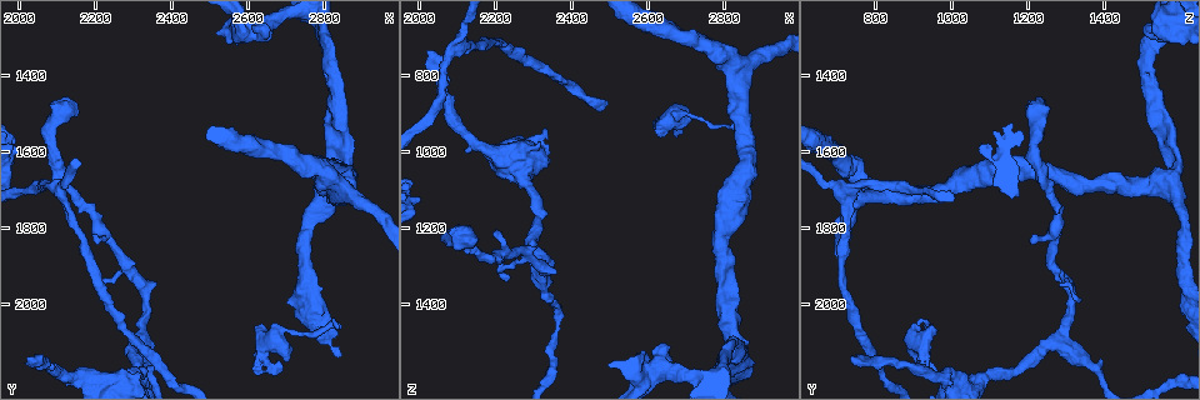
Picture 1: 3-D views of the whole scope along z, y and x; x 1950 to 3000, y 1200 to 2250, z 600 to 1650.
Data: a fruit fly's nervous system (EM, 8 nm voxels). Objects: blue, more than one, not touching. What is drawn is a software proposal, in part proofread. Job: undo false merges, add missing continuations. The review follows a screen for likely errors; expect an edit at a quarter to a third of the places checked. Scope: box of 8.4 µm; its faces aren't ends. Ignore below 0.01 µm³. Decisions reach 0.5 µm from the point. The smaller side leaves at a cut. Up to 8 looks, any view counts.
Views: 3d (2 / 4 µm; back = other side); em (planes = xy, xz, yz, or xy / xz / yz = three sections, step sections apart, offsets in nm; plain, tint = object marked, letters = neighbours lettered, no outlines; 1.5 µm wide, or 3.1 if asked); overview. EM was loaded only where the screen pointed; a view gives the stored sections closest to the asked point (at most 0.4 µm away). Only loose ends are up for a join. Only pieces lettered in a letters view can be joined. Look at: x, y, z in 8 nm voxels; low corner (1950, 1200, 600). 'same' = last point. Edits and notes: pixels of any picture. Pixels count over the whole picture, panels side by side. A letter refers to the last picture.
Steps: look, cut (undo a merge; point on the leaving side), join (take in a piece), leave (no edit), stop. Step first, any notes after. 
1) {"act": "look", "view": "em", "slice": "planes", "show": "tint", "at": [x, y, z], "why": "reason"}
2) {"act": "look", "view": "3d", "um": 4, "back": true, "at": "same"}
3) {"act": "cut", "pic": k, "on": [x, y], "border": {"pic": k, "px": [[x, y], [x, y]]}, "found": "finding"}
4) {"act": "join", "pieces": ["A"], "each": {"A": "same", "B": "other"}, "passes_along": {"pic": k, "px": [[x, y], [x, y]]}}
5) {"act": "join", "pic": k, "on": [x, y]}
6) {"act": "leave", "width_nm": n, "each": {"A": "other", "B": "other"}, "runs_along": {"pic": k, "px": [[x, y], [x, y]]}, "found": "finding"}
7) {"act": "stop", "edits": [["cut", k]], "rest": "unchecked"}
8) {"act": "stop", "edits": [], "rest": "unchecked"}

{"act": "look", "view": "em", "slice": "planes", "show": "plain", "at": [2025, 2140, 735], "why": "branch stops here"}

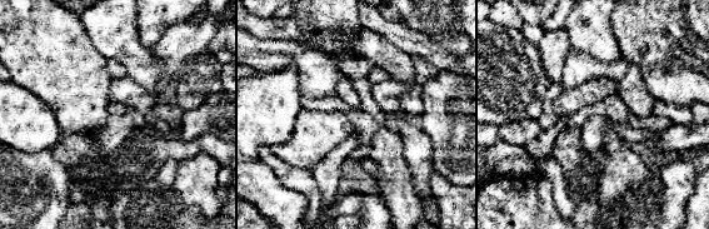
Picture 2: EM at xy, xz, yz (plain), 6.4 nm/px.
{"act": "look", "view": "em", "slice": "planes", "show": "letters", "at": "same", "why": "what lies round it"}

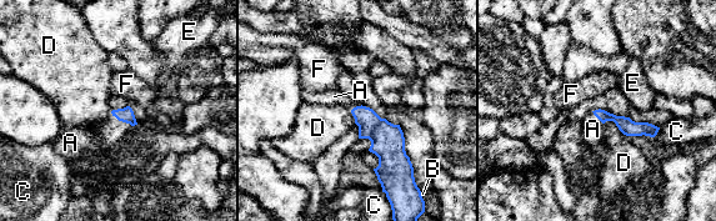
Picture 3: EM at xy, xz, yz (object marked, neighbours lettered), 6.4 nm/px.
{"act": "join", "pieces": ["A"], "each": {"A": "same", "B": "other", "C": "other", "D": "other", "E": "other", "F": "other"}, "passes_along": {"pic": 3, "px": [[126, 115], [121, 120], [109, 132]]}, "found": "the neuron continues"}

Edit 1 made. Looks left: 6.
{"act": "look", "view": "overview"}

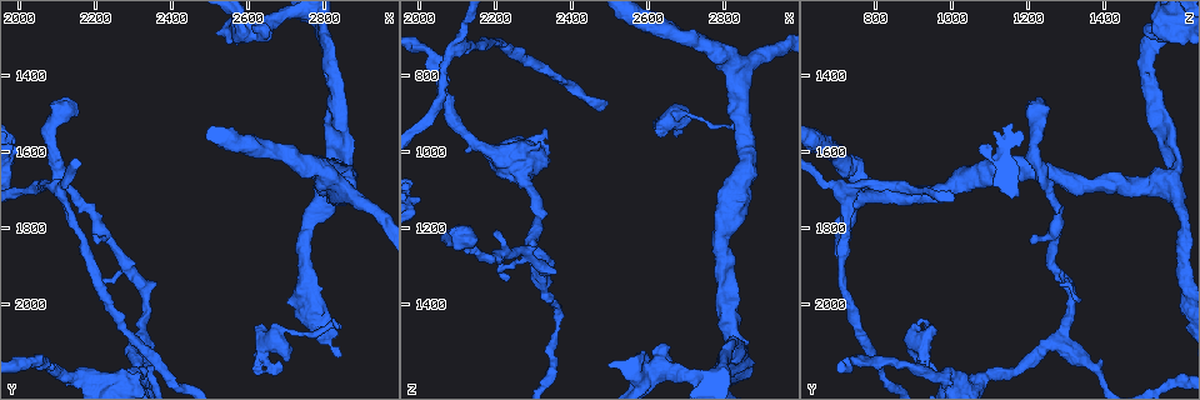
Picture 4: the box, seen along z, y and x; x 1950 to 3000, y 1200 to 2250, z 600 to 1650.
{"act": "look", "view": "3d", "um": 4, "at": [2205, 1840, 1200], "why": "an open end"}

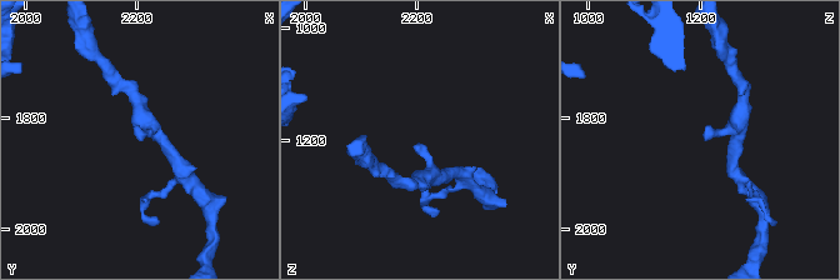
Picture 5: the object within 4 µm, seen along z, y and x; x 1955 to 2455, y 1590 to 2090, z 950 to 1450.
{"act": "look", "view": "em", "slice": "planes", "show": "letters", "at": [2200, 1835, 1205], "why": "now the EM"}

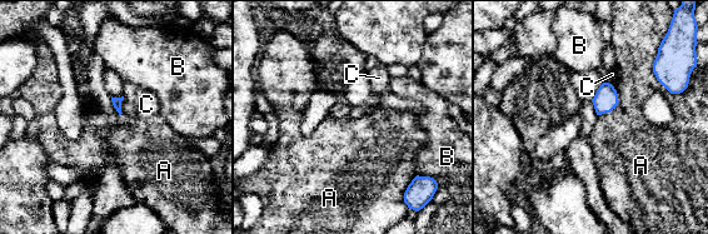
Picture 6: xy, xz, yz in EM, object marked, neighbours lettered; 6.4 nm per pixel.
{"act": "leave", "each": {"A": "other", "B": "other", "C": "other"}, "border": {"pic": 6, "px": [[657, 50], [653, 74], [678, 94]]}, "found": "no lettered piece goes on from it"}

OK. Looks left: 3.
{"act": "look", "view": "em", "slice": "xy", "step": 4, "show": "tint", "at": [2110, 1700, 710], "why": "three-way junction"}

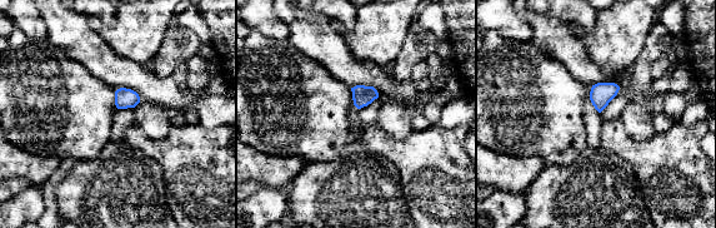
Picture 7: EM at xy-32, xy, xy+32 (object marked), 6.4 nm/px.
{"act": "look", "view": "em", "slice": "planes", "show": "letters", "at": "same"}

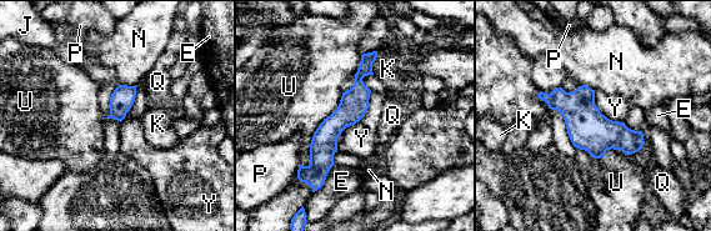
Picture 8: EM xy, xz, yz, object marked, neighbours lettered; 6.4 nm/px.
{"act": "leave", "each": {"E": "other", "J": "other", "K": "other", "N": "other", "P": "other", "Q": "other", "U": "other", "Y": "other"}, "border": {"pic": 8, "px": [[371, 91], [336, 150]]}, "found": "continuous, no second neuron"}

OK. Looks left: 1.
{"act": "stop", "edits": [["join", 3]], "rest": "unchecked"}

